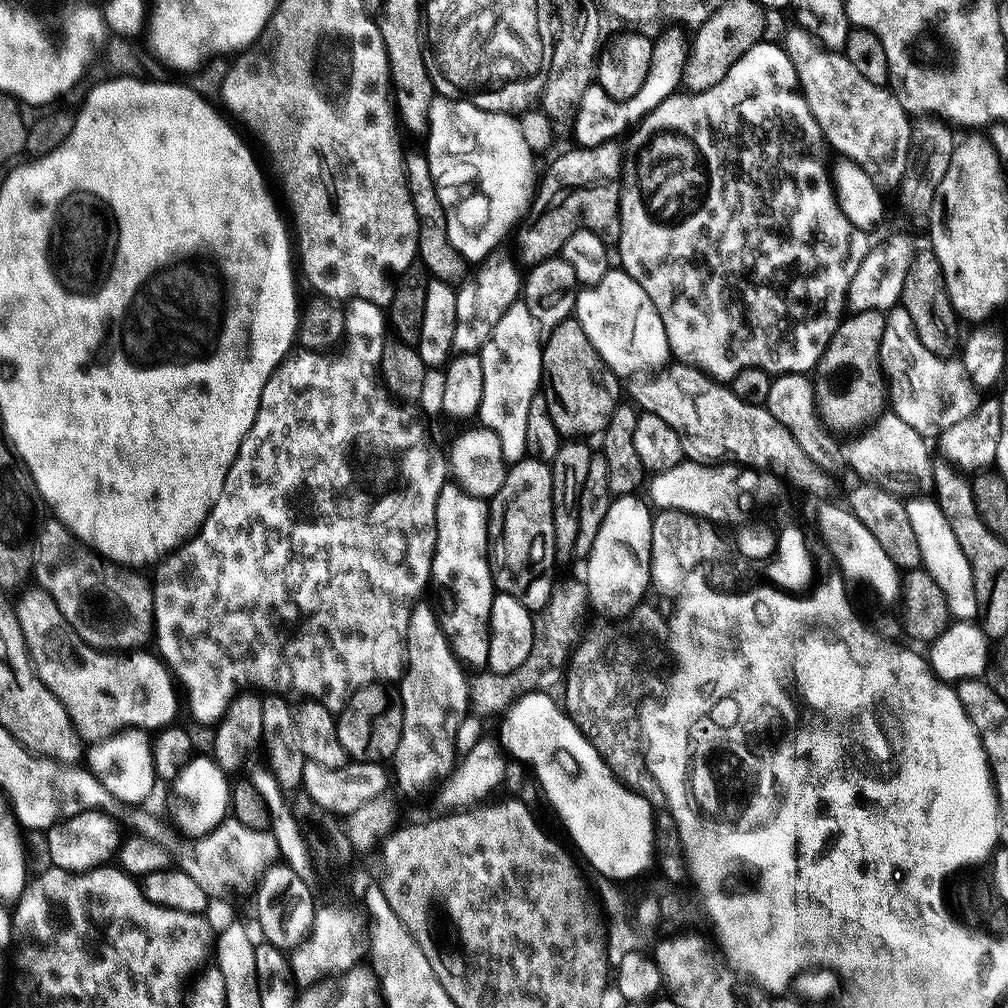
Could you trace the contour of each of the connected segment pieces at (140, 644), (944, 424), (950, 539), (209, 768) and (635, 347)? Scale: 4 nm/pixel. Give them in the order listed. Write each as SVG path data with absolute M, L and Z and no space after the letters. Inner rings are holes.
M48 518L48 521L44 525L37 527L34 532L34 539L30 544L30 555L32 558L32 566L30 569L31 579L36 579L35 587L41 592L48 593L52 600L56 604L58 610L62 614L62 618L65 622L72 627L72 631L75 632L78 638L82 638L86 641L91 648L98 648L101 650L140 650L145 647L144 644L153 639L154 636L154 625L152 623L152 586L147 579L143 580L139 576L139 571L136 570L121 570L119 567L113 566L111 563L105 562L101 557L97 556L91 548L80 543L68 527L55 518Z
M896 306L887 313L892 319L892 328L885 326L879 351L879 369L886 381L886 396L891 402L891 412L906 422L910 430L919 436L936 438L956 422L969 415L968 396L974 392L973 385L968 384L969 377L962 372L958 376L940 376L940 368L944 368L944 358L930 354L926 346L917 338L916 332L908 332L910 314L906 314L903 306Z
M916 494L913 500L904 500L906 518L910 518L910 526L914 526L914 538L918 538L918 550L920 551L920 563L942 586L942 594L946 594L946 606L949 617L960 622L972 622L977 619L982 608L982 600L976 590L974 574L966 554L962 554L962 546L958 546L958 540L954 538L954 532L950 530L950 524L946 522L946 514L942 514L935 499L928 494Z
M193 755L182 770L171 781L168 796L169 821L185 836L197 840L216 828L229 813L231 805L231 785L227 773L213 757Z
M609 270L596 284L581 287L576 294L574 319L586 330L590 346L598 350L602 362L617 377L647 373L669 361L668 339L654 302L650 302L646 290L623 270Z

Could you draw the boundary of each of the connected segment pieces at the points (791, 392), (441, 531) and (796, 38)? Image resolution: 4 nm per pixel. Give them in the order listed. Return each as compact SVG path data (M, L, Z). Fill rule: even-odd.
M785 372L777 375L770 386L770 394L766 405L768 413L780 422L794 436L794 442L802 446L806 458L820 467L821 472L845 471L844 449L841 441L836 441L831 431L825 427L824 422L816 409L815 390L813 381L802 372Z
M446 482L438 494L436 506L436 549L432 555L431 587L436 587L440 628L461 665L483 669L488 663L488 619L494 589L488 565L488 504L479 496L471 496L455 482Z
M791 26L784 32L782 47L800 79L800 91L804 93L806 102L824 131L824 139L840 151L839 155L846 160L853 160L873 180L881 190L899 189L900 179L906 174L908 162L912 155L912 125L909 113L905 112L900 97L893 94L885 85L870 82L870 78L862 78L862 74L854 67L843 51L824 47L815 36L806 29Z

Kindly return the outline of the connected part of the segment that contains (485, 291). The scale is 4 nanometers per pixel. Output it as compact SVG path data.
M501 246L493 249L485 260L475 265L476 273L469 275L456 288L456 325L454 326L453 349L457 353L479 353L486 342L490 330L498 322L498 318L515 302L522 292L522 272L516 269L517 261L513 253Z

